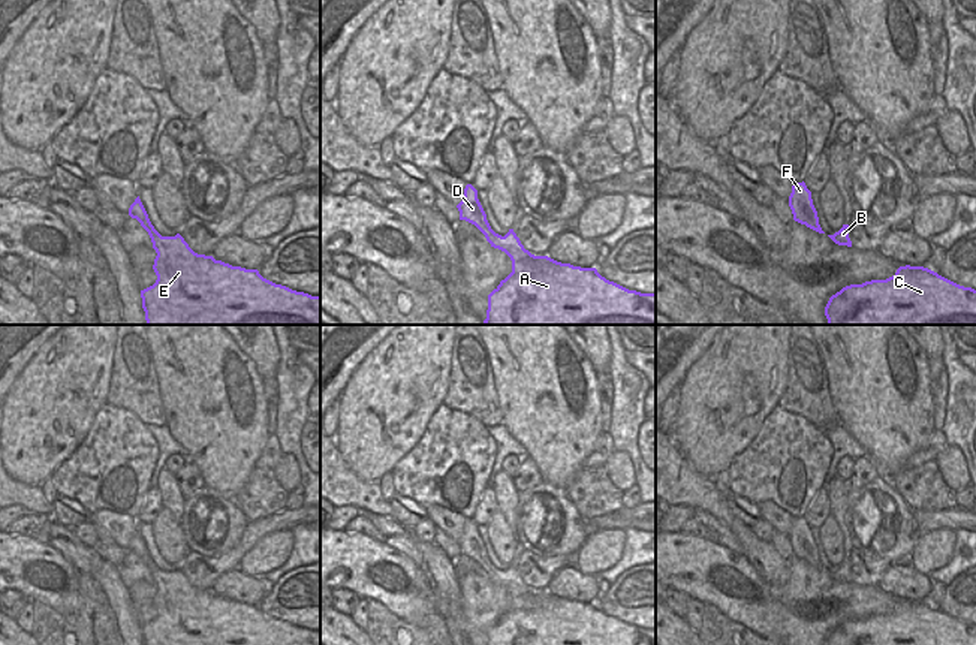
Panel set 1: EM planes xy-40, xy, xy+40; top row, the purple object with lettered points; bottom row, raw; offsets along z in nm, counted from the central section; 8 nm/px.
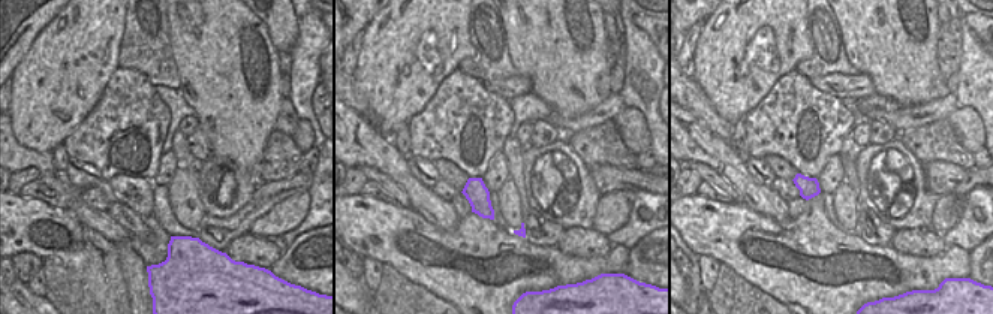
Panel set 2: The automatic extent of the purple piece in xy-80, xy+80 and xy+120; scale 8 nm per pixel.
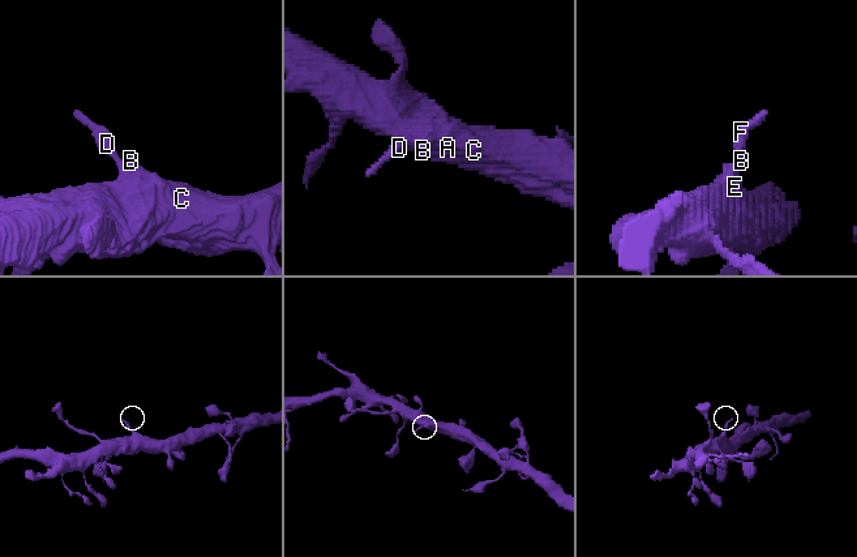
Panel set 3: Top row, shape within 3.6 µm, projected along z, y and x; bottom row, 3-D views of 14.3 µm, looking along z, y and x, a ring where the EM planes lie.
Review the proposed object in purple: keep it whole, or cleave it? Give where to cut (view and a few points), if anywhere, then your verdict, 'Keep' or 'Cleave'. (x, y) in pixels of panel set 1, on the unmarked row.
No split. Keep

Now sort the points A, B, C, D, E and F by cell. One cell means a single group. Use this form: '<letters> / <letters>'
A B C D E F

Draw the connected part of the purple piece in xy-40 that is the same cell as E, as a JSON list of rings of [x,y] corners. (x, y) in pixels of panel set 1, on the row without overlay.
[[[139,534],[129,543],[148,567],[157,591],[157,615],[141,626],[144,645],[320,645],[320,632],[263,614],[257,605],[232,602],[195,588],[184,573],[162,572]]]

